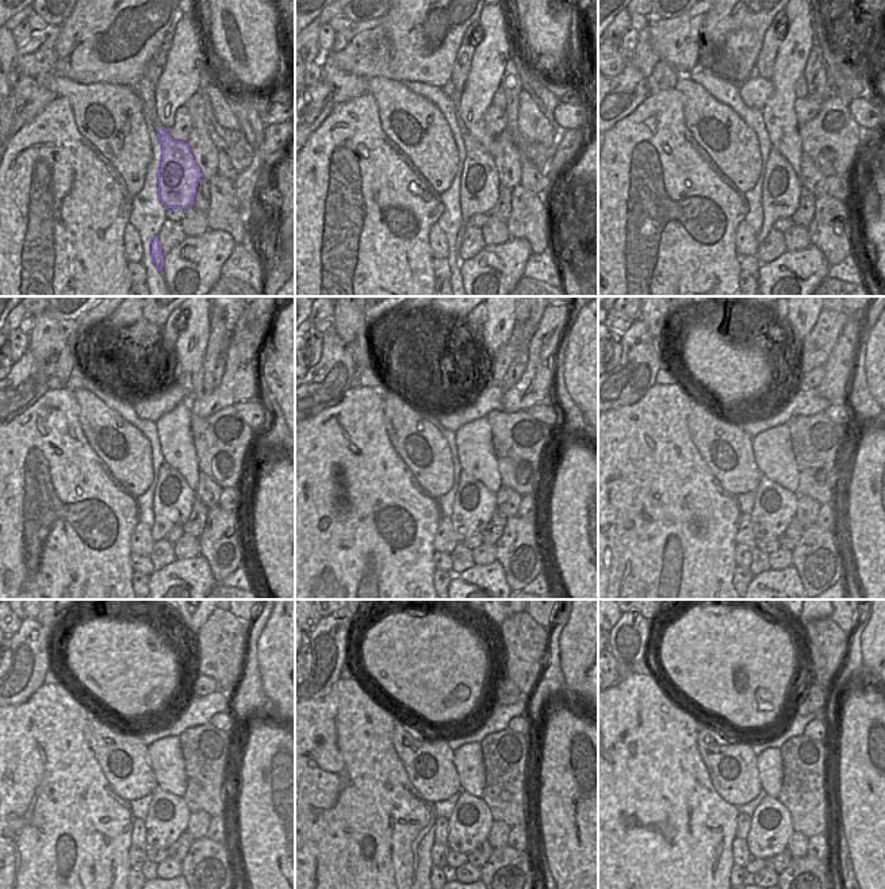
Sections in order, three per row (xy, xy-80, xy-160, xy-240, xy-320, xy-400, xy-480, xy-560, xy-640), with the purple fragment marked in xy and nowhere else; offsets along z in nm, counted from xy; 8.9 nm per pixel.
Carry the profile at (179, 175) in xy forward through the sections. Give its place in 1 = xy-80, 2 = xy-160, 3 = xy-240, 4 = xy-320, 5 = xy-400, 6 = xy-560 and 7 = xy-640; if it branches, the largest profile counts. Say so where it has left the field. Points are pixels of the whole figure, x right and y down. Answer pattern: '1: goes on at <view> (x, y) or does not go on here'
1: goes on at xy-80 (479, 181)
2: goes on at xy-160 (781, 191)
3: goes on at xy-240 (172, 501)
4: goes on at xy-320 (474, 505)
5: goes on at xy-400 (774, 508)
6: goes on at xy-560 (470, 822)
7: goes on at xy-640 (770, 830)

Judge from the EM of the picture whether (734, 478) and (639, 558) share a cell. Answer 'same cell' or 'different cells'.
different cells

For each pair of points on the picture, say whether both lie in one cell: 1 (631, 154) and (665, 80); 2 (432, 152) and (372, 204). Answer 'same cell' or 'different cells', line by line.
1: different cells
2: different cells

